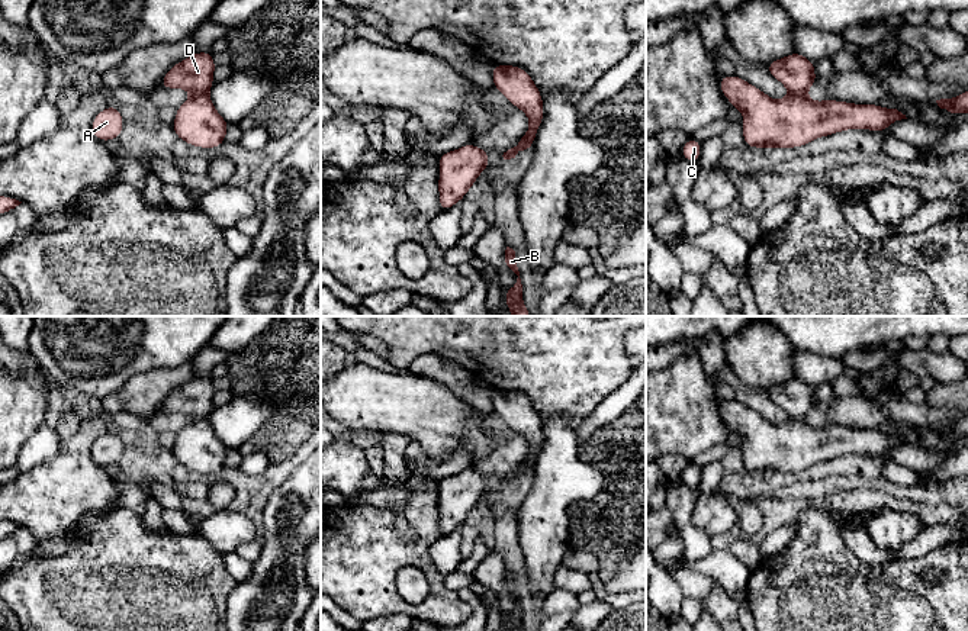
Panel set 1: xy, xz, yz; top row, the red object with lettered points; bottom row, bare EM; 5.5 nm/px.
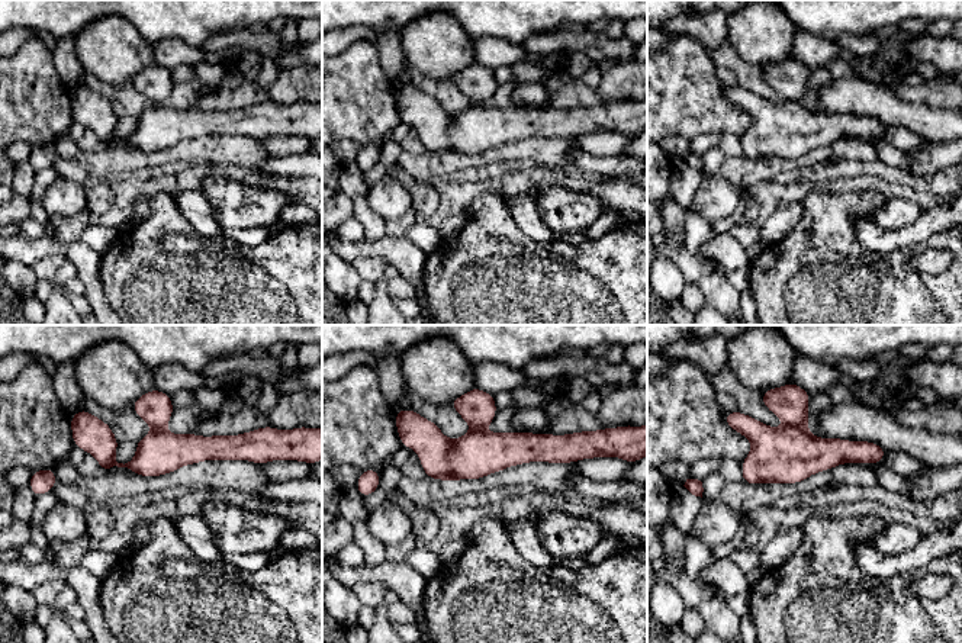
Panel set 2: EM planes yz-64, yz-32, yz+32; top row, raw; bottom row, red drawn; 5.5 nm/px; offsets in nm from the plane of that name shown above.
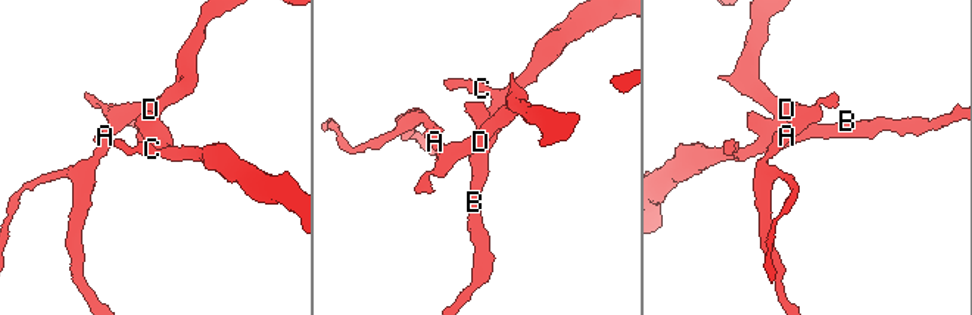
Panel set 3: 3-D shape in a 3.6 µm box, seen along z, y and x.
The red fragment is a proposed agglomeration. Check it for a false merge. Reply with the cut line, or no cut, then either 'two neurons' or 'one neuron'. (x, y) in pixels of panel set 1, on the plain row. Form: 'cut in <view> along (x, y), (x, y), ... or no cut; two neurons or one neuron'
cut in yz along (790, 417), (804, 419); two neurons

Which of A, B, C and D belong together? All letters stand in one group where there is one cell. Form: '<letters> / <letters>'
A D / B C

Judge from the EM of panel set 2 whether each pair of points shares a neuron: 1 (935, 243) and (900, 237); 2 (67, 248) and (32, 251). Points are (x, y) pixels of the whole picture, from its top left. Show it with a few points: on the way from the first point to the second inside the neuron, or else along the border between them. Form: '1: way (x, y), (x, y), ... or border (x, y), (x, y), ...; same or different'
1: border (946, 230), (891, 251); different
2: way (58, 248), (41, 248); same

